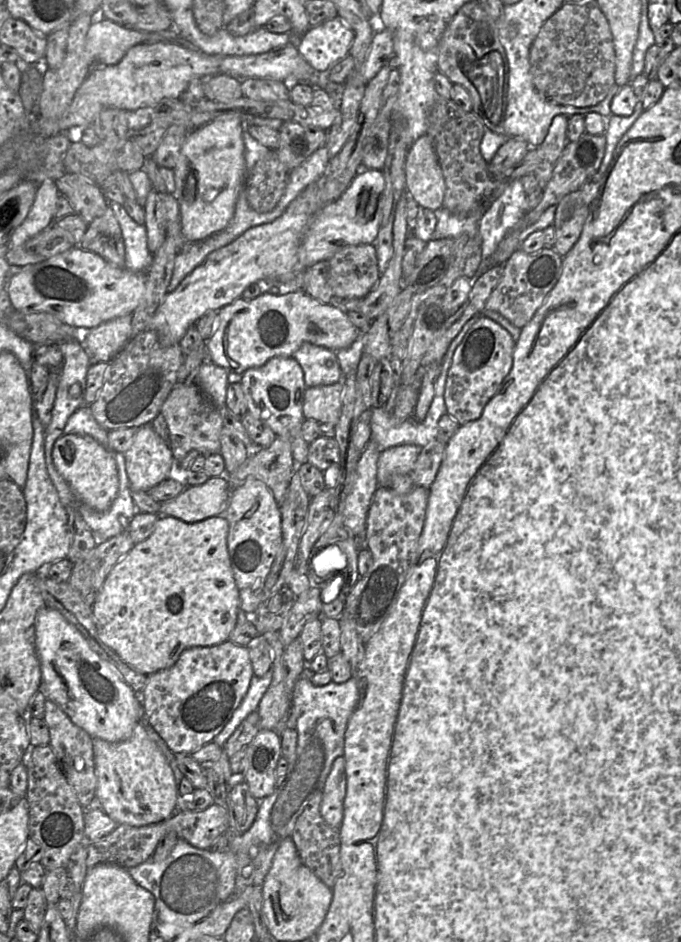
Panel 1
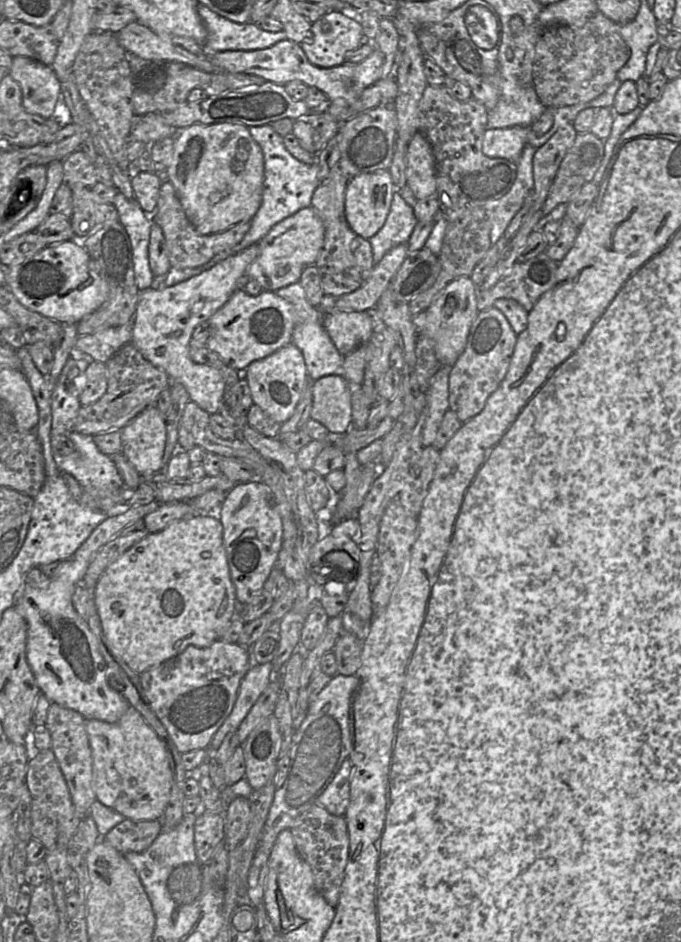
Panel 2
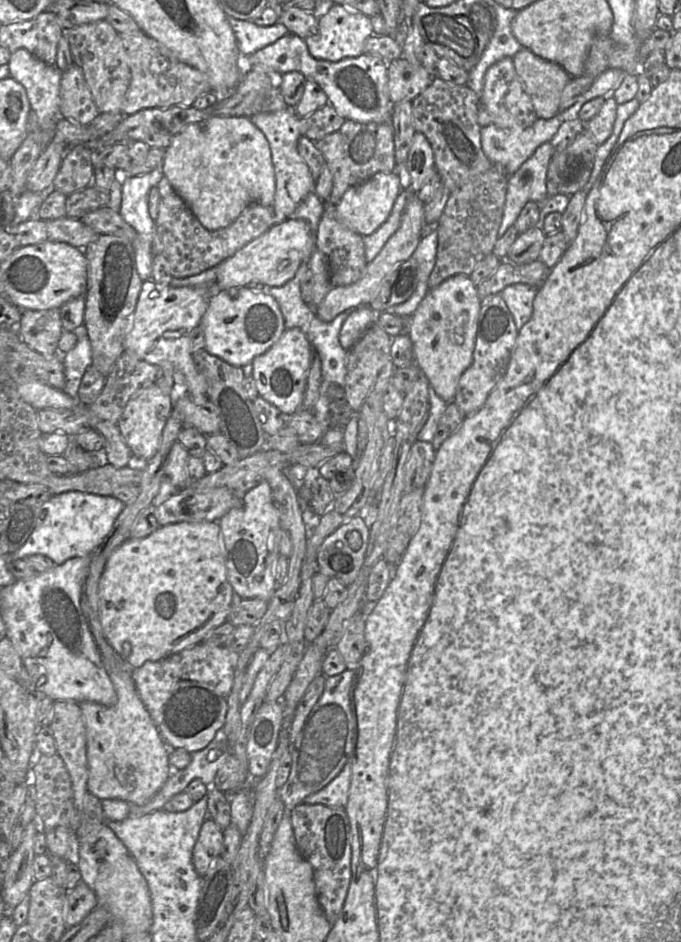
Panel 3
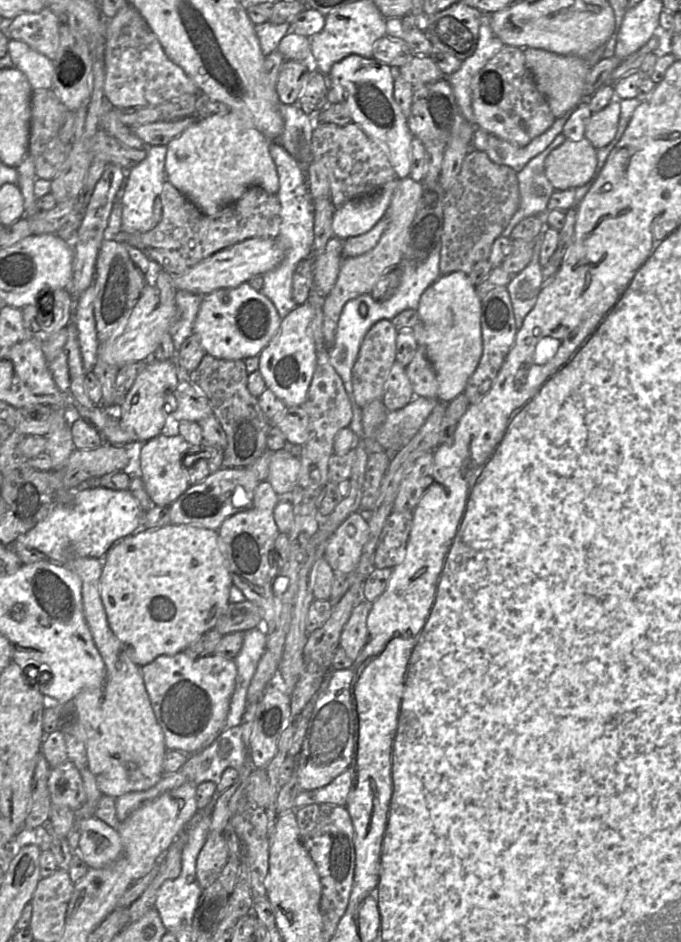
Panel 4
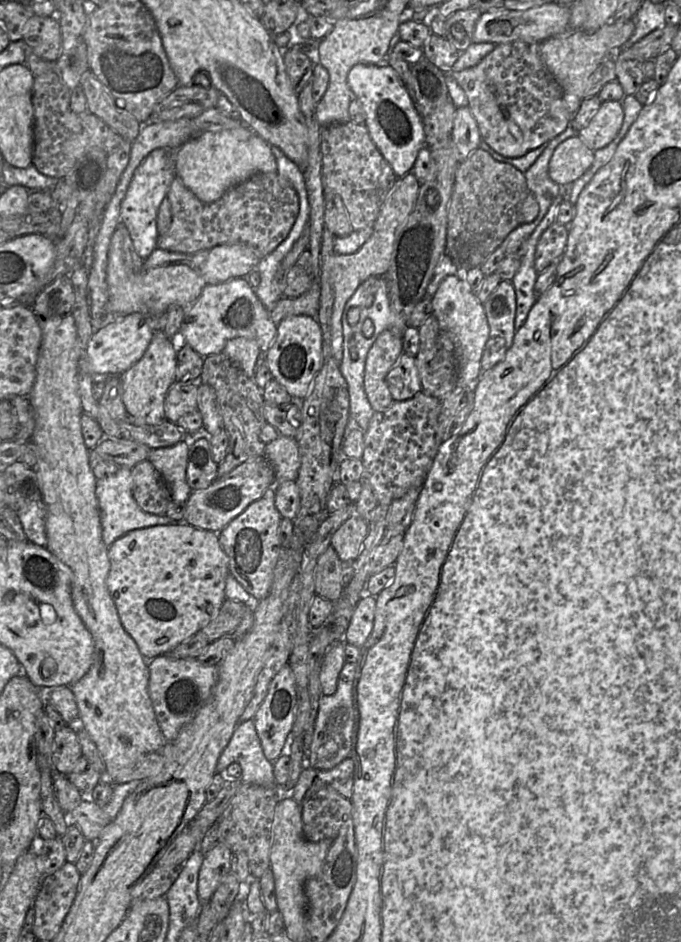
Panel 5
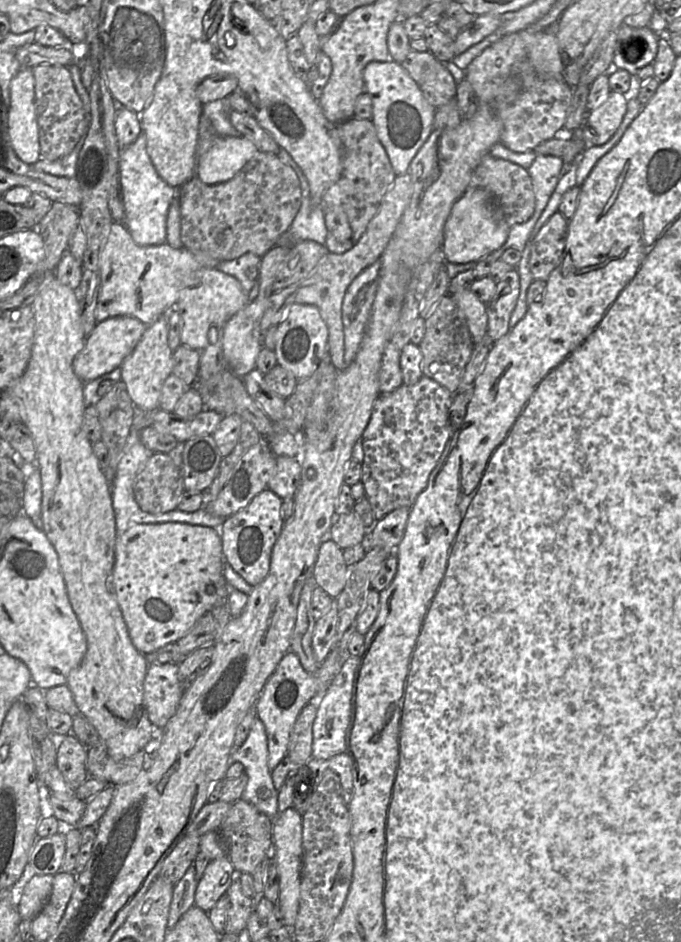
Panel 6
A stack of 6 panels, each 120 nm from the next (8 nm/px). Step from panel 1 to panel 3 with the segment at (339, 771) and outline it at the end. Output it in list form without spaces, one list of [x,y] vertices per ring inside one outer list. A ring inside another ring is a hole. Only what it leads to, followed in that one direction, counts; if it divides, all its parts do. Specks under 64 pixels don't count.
[[[352,760],[346,763],[338,776],[334,778],[326,787],[307,797],[303,803],[345,808],[348,803],[351,778]]]

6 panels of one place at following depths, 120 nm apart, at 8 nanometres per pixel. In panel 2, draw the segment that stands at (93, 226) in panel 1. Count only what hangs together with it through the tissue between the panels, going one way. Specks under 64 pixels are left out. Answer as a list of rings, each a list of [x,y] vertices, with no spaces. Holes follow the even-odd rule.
[[[119,220],[109,221],[81,240],[97,265],[100,275],[106,280],[109,293],[106,301],[94,312],[77,323],[78,335],[86,335],[109,327],[132,322],[138,303],[139,289],[135,282],[130,238]]]

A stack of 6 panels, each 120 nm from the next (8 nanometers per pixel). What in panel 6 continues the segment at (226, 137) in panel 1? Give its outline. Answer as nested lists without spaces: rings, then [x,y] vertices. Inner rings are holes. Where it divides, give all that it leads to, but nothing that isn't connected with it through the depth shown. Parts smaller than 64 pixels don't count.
[[[218,136],[214,144],[198,156],[196,177],[208,185],[231,180],[259,150],[242,136]]]

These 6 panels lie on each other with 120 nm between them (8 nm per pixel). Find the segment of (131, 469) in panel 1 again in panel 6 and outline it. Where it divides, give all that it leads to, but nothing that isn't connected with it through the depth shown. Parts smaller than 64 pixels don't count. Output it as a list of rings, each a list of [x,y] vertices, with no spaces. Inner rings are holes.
[[[166,315],[148,325],[141,339],[120,366],[121,380],[125,383],[132,402],[143,411],[159,409],[162,386],[172,374],[173,351],[168,345],[168,323]]]

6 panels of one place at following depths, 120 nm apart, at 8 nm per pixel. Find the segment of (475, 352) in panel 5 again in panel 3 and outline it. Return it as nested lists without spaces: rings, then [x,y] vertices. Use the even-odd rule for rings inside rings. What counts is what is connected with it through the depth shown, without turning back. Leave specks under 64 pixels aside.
[[[454,275],[428,291],[409,318],[407,334],[413,344],[414,362],[438,396],[452,402],[459,379],[473,361],[481,300],[470,277]]]

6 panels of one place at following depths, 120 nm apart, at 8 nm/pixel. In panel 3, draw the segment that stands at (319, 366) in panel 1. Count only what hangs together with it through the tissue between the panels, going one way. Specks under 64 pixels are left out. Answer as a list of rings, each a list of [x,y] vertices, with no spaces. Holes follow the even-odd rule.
[[[309,258],[300,264],[295,276],[283,286],[269,287],[269,294],[279,304],[286,329],[299,328],[307,336],[312,348],[318,353],[321,360],[322,379],[343,387],[345,385],[347,372],[346,362],[348,351],[342,348],[339,342],[339,333],[344,321],[355,309],[348,309],[340,313],[331,322],[321,321],[315,314],[314,309],[309,304],[305,303],[301,297],[300,282],[306,270],[309,269],[308,263]]]

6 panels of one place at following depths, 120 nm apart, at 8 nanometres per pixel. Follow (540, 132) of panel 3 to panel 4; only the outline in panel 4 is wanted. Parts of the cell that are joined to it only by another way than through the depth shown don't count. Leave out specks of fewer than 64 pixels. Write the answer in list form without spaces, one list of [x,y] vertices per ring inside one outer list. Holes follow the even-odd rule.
[[[568,112],[560,118],[556,118],[553,125],[546,132],[523,147],[517,147],[482,128],[475,128],[473,149],[485,152],[492,162],[509,166],[518,173],[532,158],[544,151],[557,135],[562,133],[570,114]]]

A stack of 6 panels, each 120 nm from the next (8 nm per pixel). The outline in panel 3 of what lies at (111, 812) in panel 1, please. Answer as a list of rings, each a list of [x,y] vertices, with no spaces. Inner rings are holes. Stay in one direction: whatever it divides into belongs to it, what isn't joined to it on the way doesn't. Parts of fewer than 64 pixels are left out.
[[[124,659],[104,660],[103,665],[116,692],[117,701],[112,706],[83,701],[80,704],[86,730],[86,756],[88,765],[88,792],[100,800],[116,799],[131,805],[143,805],[164,785],[173,771],[169,764],[169,747],[147,712],[132,678],[131,668]]]

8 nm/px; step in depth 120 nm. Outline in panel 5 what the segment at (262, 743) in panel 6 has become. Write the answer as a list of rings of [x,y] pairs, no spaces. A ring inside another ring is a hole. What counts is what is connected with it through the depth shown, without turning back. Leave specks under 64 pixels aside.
[[[247,720],[236,726],[229,743],[219,756],[216,773],[221,774],[224,781],[226,768],[232,763],[237,763],[241,767],[242,784],[254,784],[266,788],[278,787],[273,773],[274,762],[266,759],[253,720]]]

